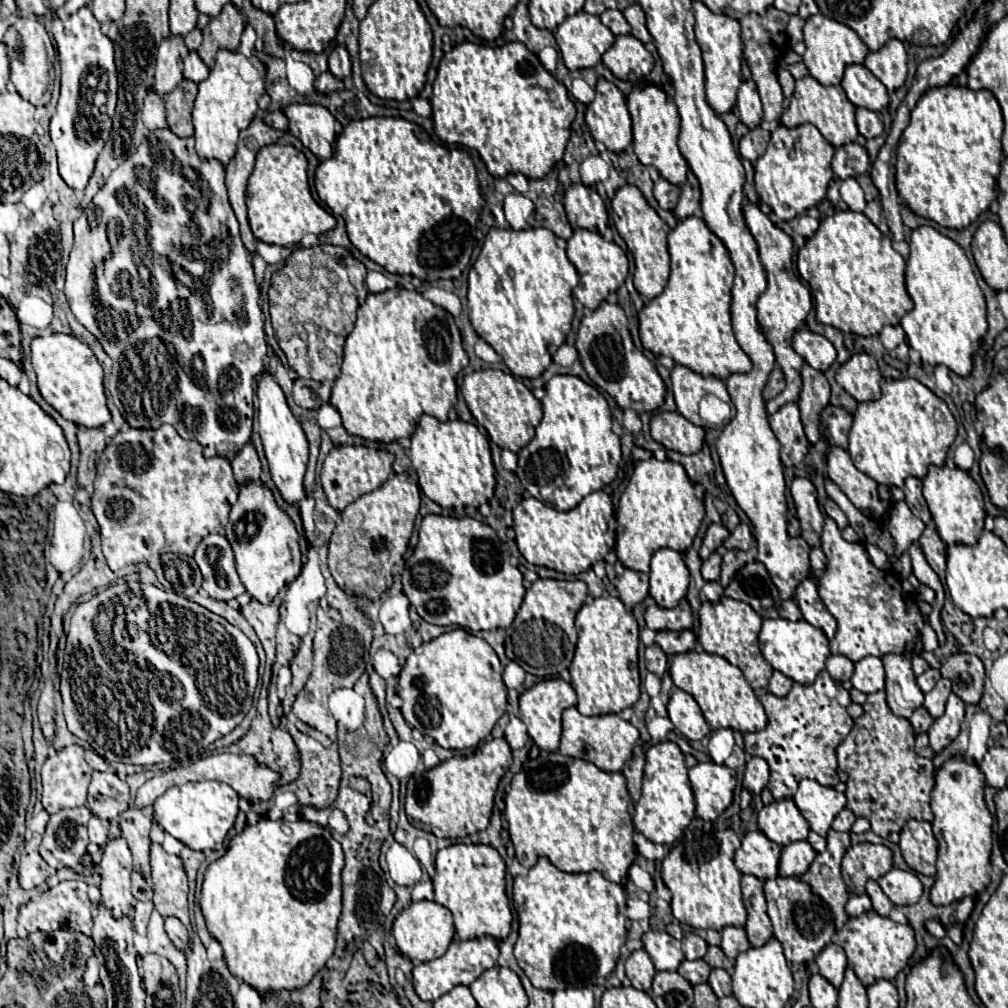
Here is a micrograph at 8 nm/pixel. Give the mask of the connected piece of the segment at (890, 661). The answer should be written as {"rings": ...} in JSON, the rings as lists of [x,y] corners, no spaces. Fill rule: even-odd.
{"rings":[[[906,655],[882,657],[886,669],[886,701],[894,715],[910,719],[912,713],[922,707],[924,695],[916,685],[910,659]]]}

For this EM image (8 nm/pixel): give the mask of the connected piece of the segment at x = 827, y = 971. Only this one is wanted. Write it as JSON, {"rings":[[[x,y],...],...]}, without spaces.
{"rings":[[[830,943],[822,953],[816,957],[816,965],[820,969],[820,975],[828,979],[836,989],[840,989],[844,981],[844,971],[846,971],[846,953],[840,945]]]}

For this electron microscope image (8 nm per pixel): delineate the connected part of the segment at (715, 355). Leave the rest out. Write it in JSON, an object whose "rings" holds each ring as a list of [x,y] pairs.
{"rings":[[[692,215],[692,217],[686,217],[680,225],[676,225],[670,231],[668,251],[670,251],[670,261],[672,261],[668,285],[658,297],[648,301],[638,315],[640,317],[640,341],[644,349],[652,351],[654,355],[666,355],[676,365],[684,365],[690,371],[700,373],[704,377],[718,377],[724,381],[734,373],[750,373],[752,361],[740,349],[740,345],[734,339],[734,331],[732,331],[730,305],[732,305],[734,267],[722,241],[706,227],[706,223],[700,217]]]}

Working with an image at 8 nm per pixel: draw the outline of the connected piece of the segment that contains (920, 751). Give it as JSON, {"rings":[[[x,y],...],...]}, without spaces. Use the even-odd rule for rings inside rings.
{"rings":[[[918,735],[916,737],[916,755],[926,757],[926,759],[934,759],[934,751],[928,745],[928,735]]]}

